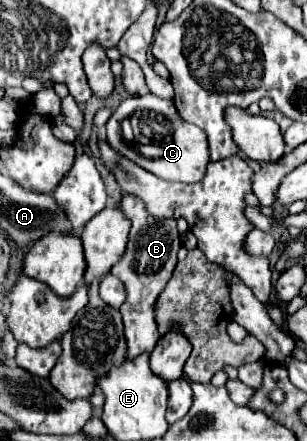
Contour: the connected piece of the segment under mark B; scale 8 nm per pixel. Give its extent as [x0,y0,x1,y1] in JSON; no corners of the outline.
[109,194,181,360]

